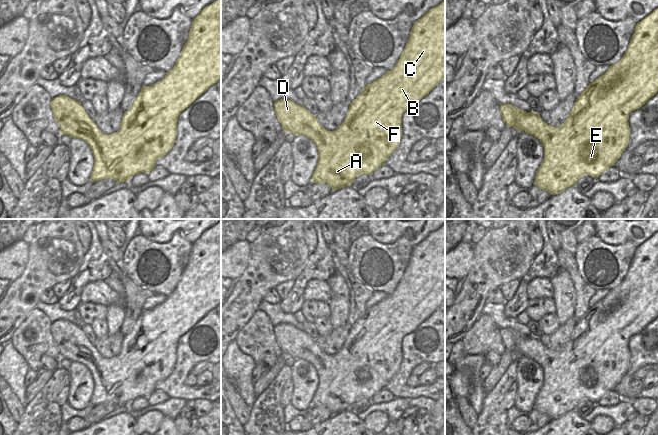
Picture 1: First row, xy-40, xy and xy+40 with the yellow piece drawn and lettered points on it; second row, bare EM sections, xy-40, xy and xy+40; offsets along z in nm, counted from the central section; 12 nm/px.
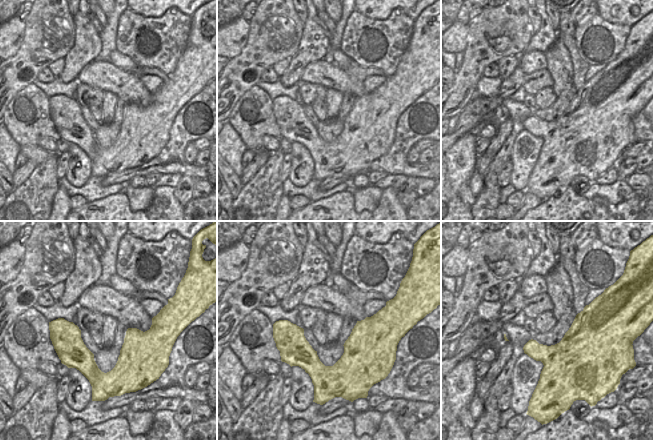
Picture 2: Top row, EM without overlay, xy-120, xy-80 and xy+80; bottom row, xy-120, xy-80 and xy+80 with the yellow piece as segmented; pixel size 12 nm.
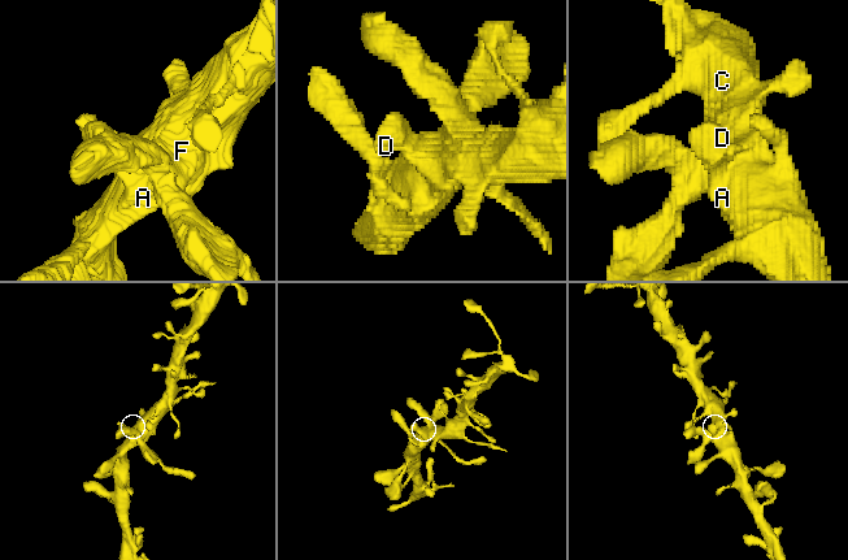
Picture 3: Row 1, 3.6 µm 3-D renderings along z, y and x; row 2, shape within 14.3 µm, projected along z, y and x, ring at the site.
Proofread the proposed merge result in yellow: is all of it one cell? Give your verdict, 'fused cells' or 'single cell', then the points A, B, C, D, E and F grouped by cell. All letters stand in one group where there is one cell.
single cell | A B C D E F

